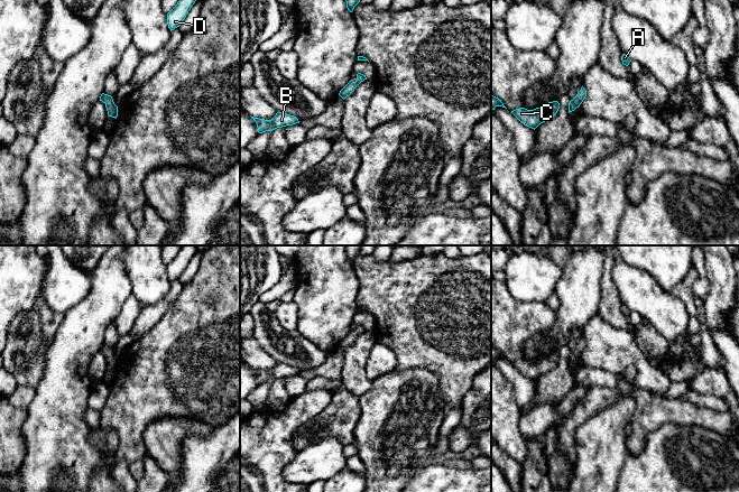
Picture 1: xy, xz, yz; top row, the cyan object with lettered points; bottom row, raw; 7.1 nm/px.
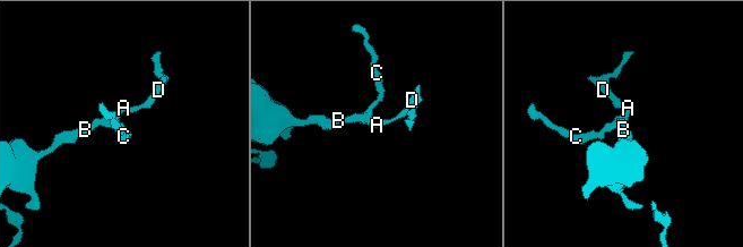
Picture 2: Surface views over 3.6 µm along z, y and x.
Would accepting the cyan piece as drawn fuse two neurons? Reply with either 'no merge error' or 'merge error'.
no merge error

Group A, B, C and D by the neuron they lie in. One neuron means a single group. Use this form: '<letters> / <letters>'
A B C D

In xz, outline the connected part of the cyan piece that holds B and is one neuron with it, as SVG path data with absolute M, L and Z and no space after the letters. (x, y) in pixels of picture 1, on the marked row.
M277 112L271 120L265 120L265 119L259 119L253 117L251 118L256 121L259 133L262 133L266 131L272 131L277 128L299 123L296 117L287 114L285 112Z

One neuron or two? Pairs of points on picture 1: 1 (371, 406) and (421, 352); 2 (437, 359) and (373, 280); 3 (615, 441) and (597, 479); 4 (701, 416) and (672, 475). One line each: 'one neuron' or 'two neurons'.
1: two neurons
2: one neuron
3: one neuron
4: two neurons

